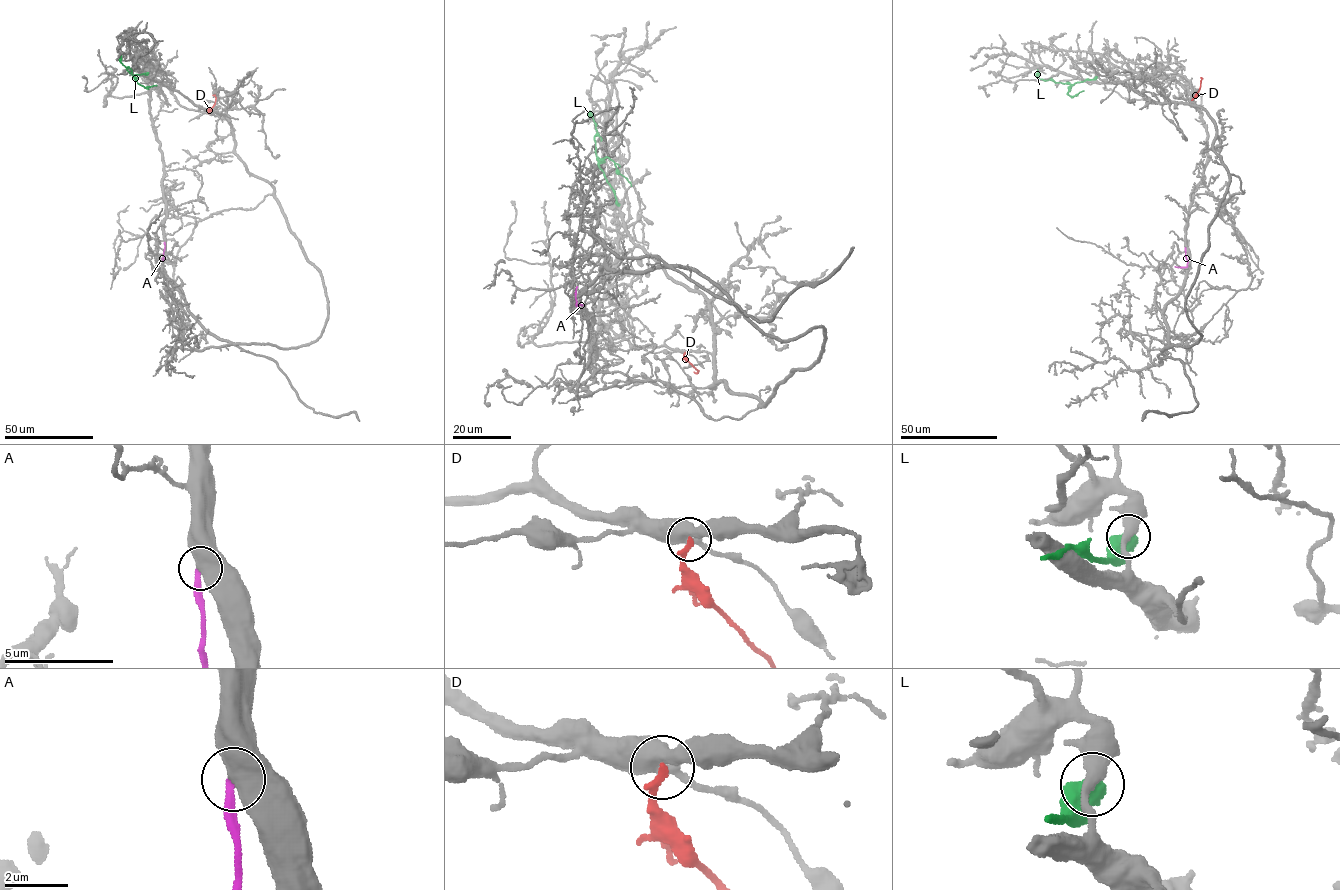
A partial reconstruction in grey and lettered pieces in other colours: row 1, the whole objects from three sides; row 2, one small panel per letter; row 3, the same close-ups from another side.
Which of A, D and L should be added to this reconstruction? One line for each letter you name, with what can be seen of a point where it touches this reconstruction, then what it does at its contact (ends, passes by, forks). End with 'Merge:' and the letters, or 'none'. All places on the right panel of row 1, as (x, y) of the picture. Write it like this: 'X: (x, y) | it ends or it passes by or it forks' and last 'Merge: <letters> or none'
Merge: none

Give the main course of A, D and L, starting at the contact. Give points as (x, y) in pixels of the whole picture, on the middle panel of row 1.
A: (582, 306), (576, 304), (577, 286)
D: (685, 352), (684, 357), (698, 371), (694, 372)
L: (618, 204), (599, 166), (594, 138), (595, 123), (589, 112), (592, 114)

